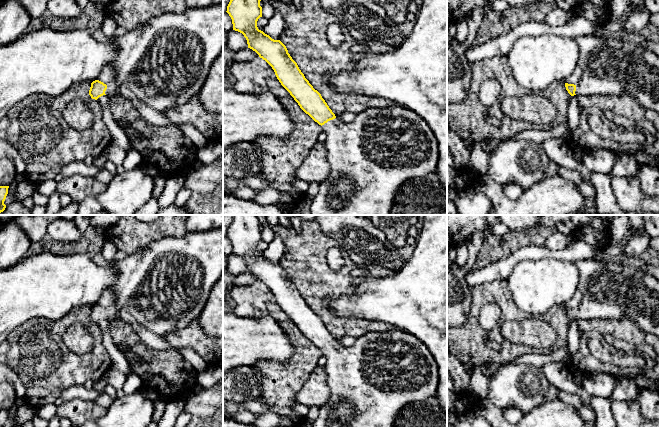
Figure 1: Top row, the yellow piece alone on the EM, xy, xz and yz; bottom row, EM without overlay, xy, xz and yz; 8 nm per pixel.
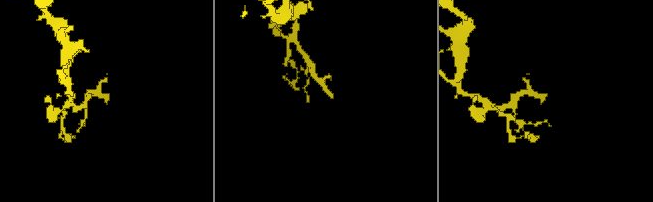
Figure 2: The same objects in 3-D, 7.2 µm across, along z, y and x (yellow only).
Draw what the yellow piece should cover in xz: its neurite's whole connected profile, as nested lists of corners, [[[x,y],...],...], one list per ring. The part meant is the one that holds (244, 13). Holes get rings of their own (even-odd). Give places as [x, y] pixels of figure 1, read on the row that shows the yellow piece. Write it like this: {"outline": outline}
{"outline": [[[230,0],[227,6],[227,13],[232,19],[233,30],[238,31],[244,35],[247,40],[248,48],[255,51],[260,58],[265,60],[274,70],[275,75],[281,85],[290,93],[294,100],[298,103],[300,108],[308,114],[315,122],[322,126],[323,131],[327,133],[327,139],[325,141],[325,147],[327,152],[327,160],[330,166],[330,172],[328,177],[321,183],[319,183],[319,192],[311,199],[311,215],[391,215],[391,208],[393,204],[394,197],[400,187],[407,181],[423,177],[429,173],[436,173],[438,157],[439,157],[439,146],[438,141],[432,132],[430,126],[427,122],[416,112],[401,106],[393,105],[389,107],[379,107],[379,108],[368,108],[358,114],[356,114],[355,120],[350,123],[345,123],[336,118],[335,114],[329,108],[325,100],[322,98],[321,94],[313,88],[309,81],[305,78],[304,74],[299,69],[297,63],[292,59],[286,46],[280,40],[274,40],[269,35],[265,34],[263,31],[259,30],[257,27],[257,21],[262,17],[262,7],[260,6],[261,0]]]}

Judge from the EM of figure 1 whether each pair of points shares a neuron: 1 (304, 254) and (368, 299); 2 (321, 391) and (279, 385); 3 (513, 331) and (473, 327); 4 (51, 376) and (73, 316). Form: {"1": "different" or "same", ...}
{"1": "different", "2": "different", "3": "different", "4": "same"}

